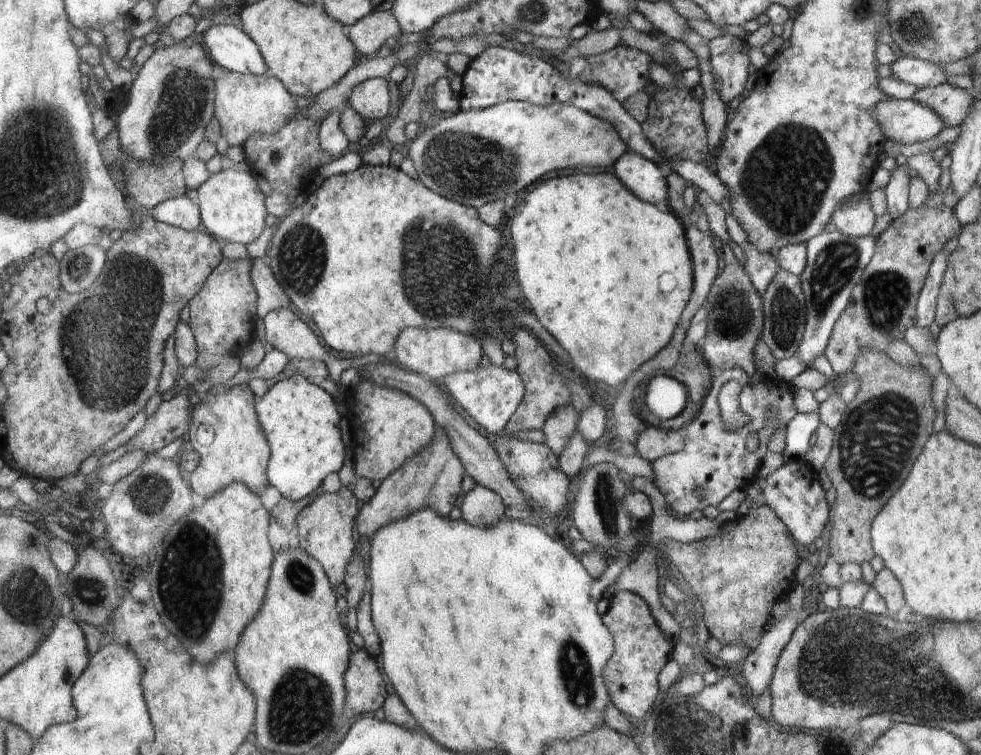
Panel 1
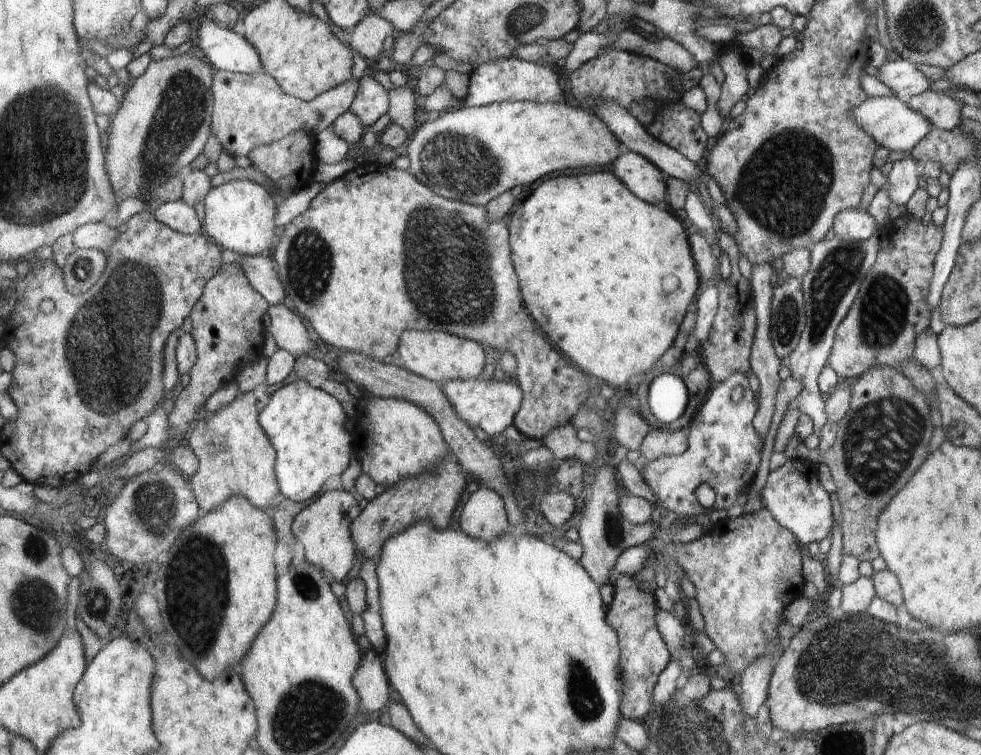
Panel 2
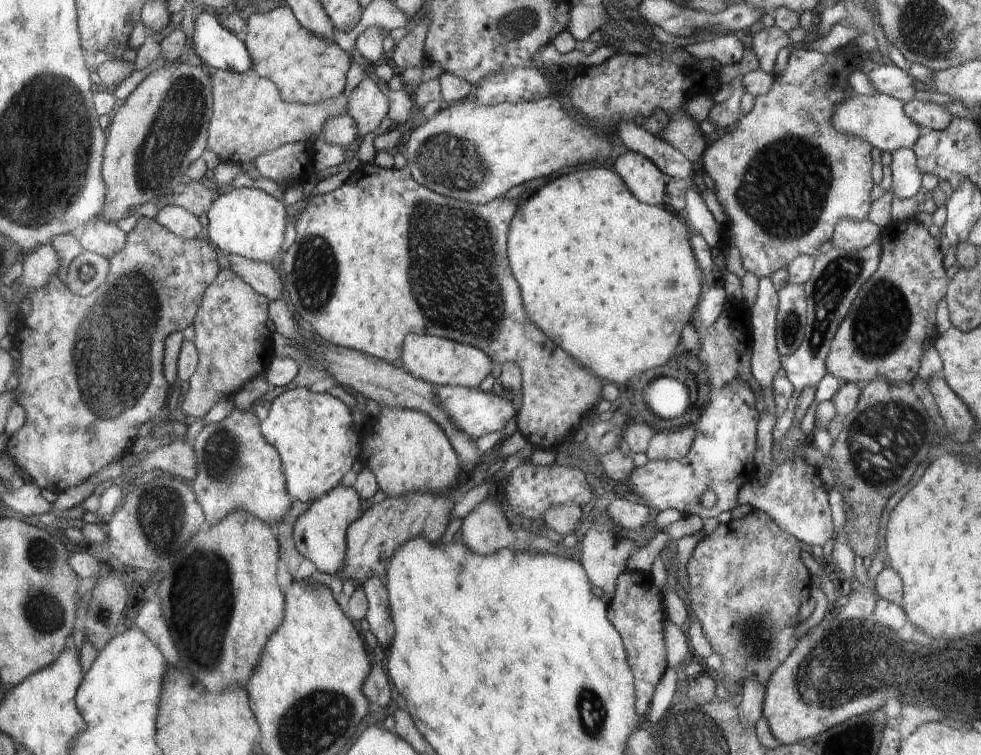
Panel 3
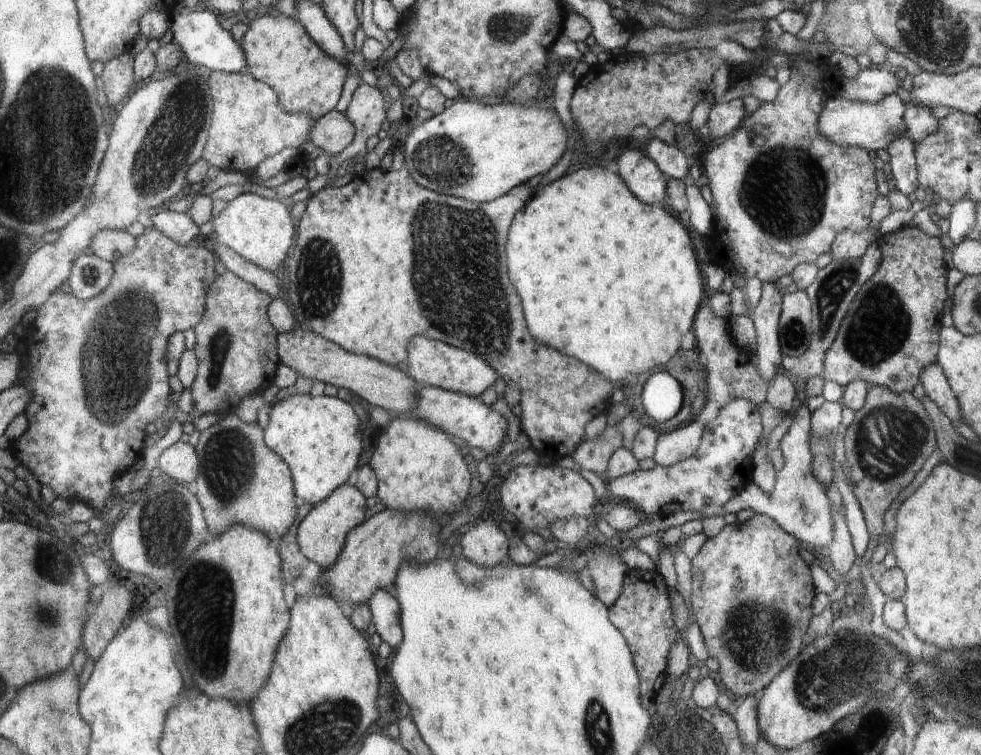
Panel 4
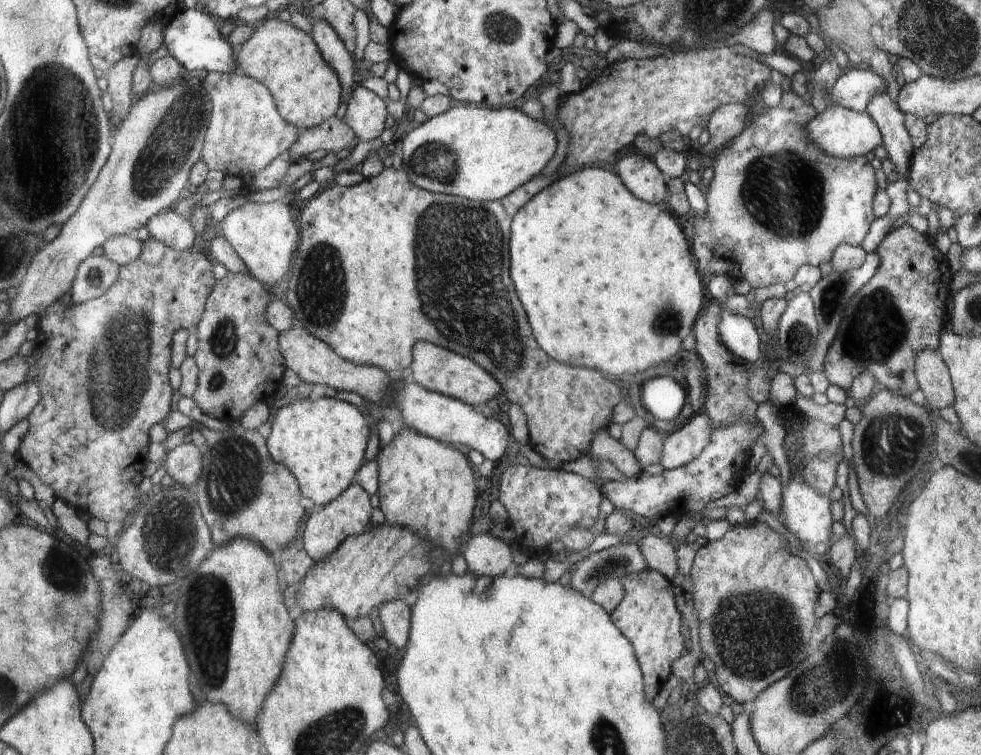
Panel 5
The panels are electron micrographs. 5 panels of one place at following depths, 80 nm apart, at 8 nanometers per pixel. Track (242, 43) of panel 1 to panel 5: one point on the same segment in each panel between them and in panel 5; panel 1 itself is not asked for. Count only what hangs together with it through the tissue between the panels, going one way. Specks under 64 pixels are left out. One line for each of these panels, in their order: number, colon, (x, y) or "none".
2: (227, 50)
3: (219, 48)
4: (204, 42)
5: (192, 37)

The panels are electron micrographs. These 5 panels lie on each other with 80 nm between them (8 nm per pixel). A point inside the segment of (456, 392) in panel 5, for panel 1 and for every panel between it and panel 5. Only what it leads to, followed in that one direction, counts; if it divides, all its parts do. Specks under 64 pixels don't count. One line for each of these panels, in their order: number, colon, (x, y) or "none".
1: (437, 353)
2: (439, 357)
3: (441, 362)
4: (432, 363)

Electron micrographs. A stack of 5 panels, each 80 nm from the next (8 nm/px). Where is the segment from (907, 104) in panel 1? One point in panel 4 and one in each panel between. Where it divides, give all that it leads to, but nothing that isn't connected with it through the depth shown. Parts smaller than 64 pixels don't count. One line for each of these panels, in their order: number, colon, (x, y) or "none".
2: (891, 122)
3: (879, 119)
4: (872, 125)

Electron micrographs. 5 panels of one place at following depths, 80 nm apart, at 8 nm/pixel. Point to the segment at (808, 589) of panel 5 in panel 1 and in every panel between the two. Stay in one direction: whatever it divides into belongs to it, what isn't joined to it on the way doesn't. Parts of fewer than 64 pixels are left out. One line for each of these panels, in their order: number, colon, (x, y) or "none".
1: (738, 574)
2: (746, 571)
3: (747, 582)
4: (751, 592)

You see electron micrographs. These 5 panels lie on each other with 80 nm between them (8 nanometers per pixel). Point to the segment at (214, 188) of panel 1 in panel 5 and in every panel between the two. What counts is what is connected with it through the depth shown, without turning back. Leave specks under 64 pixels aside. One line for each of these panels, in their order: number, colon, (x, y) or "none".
2: (238, 215)
3: (244, 222)
4: (259, 229)
5: (263, 234)

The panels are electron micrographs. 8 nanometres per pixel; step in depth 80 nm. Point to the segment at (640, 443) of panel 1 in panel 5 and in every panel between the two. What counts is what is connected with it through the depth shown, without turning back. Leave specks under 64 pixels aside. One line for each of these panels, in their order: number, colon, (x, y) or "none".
2: (658, 443)
3: (664, 445)
4: (672, 447)
5: (687, 442)

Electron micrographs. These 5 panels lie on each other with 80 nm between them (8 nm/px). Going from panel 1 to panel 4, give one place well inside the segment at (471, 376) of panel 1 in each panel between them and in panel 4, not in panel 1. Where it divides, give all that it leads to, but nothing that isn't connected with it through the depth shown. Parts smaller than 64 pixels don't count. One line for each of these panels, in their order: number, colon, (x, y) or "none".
2: (489, 404)
3: (478, 413)
4: (464, 418)

